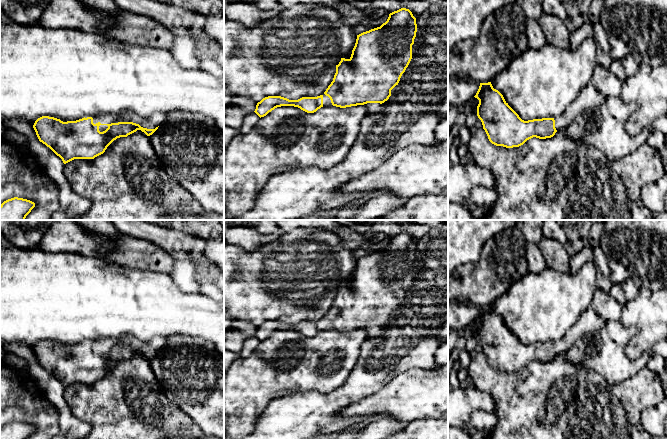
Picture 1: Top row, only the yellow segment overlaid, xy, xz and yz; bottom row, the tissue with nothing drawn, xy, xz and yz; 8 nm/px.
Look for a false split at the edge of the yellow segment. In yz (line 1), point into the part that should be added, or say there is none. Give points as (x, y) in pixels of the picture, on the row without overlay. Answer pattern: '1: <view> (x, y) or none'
1: yz (589, 323)

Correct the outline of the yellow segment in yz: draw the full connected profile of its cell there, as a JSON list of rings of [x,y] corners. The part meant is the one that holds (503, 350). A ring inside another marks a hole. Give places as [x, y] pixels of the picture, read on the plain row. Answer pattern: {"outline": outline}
{"outline": [[[491,306],[480,307],[474,321],[479,324],[477,340],[489,365],[506,372],[519,371],[533,361],[551,362],[558,354],[566,353],[577,340],[597,333],[606,322],[590,306],[561,339],[524,345],[508,329],[503,319],[493,312]]]}

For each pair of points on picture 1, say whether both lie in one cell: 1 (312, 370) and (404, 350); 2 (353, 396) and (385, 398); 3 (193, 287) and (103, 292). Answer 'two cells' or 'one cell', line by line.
1: two cells
2: two cells
3: two cells

